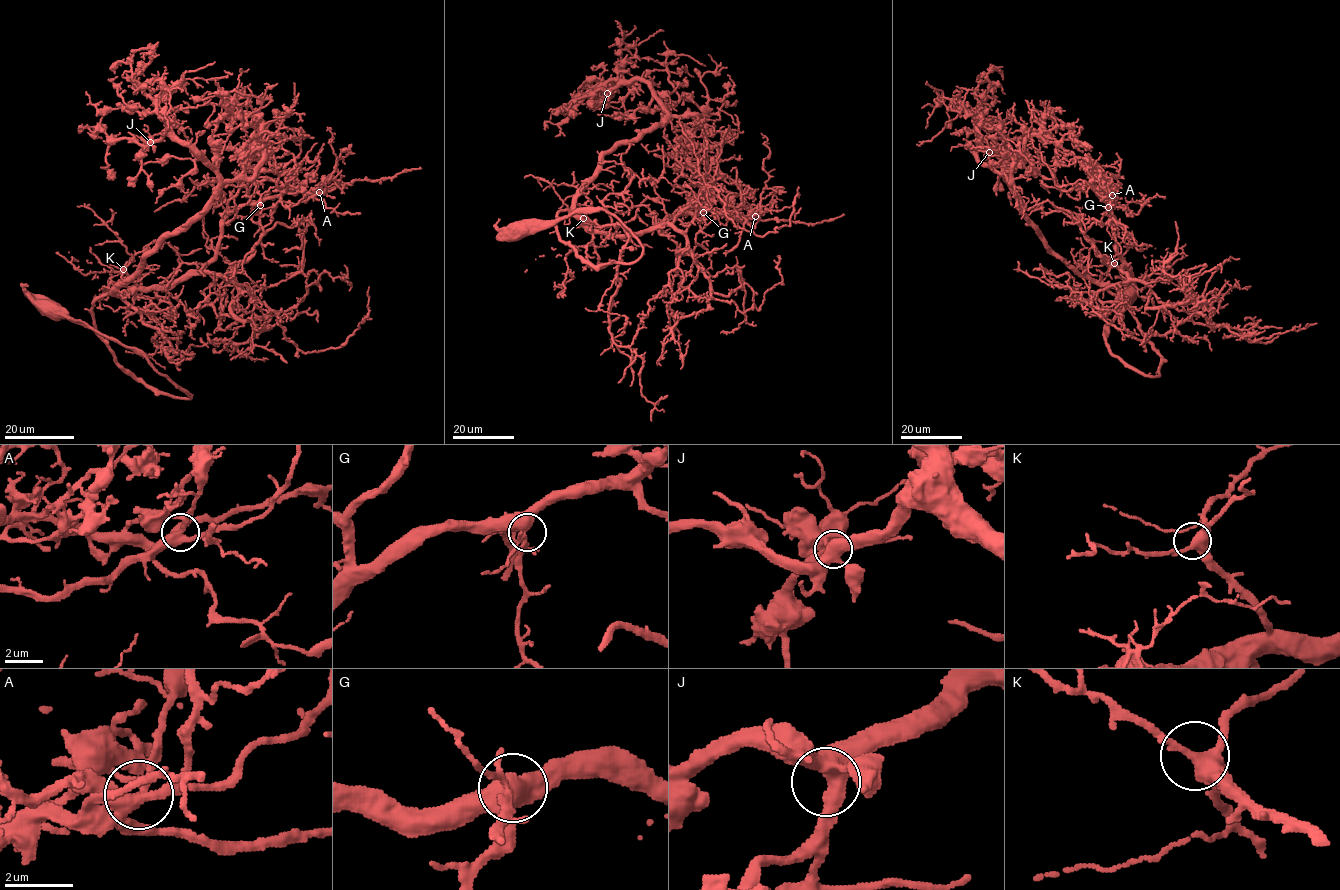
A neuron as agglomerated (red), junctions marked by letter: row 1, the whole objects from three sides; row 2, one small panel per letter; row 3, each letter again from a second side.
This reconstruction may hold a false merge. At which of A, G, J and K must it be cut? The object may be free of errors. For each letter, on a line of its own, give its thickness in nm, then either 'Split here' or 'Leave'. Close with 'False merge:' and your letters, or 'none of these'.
A: Thickness 340 nm. Leave
G: Thickness 420 nm. Leave
J: Thickness 480 nm. Leave
K: Thickness 400 nm. Leave
False merge: none of these

